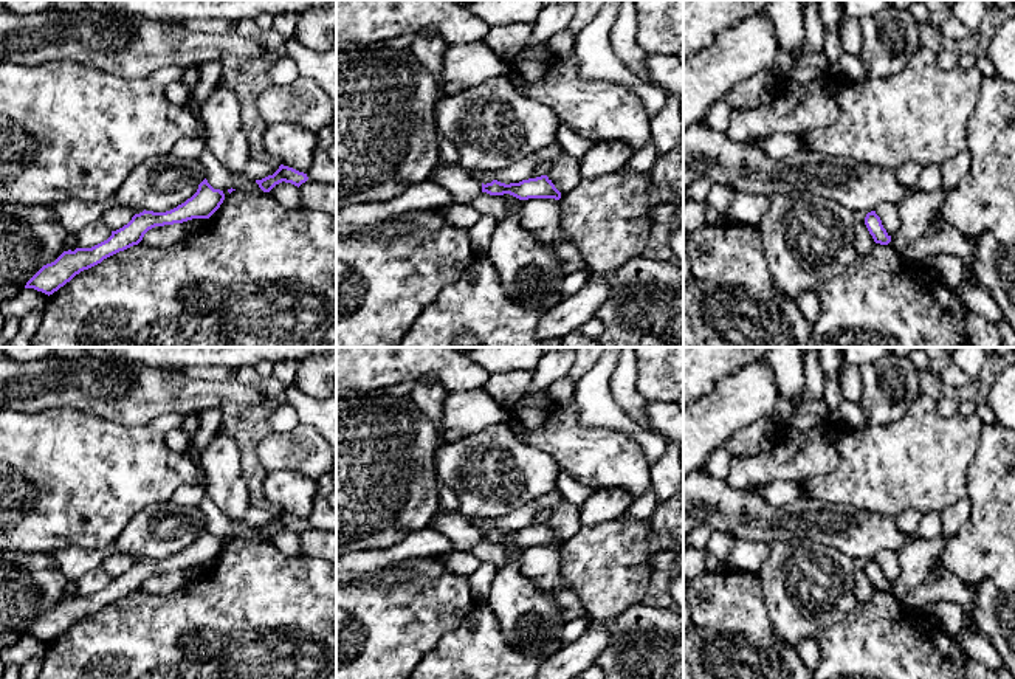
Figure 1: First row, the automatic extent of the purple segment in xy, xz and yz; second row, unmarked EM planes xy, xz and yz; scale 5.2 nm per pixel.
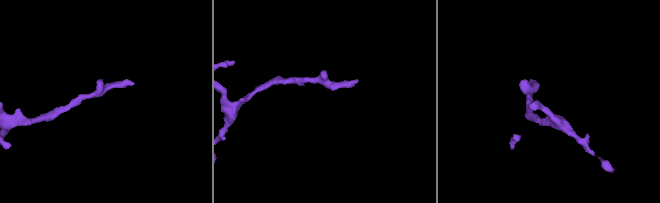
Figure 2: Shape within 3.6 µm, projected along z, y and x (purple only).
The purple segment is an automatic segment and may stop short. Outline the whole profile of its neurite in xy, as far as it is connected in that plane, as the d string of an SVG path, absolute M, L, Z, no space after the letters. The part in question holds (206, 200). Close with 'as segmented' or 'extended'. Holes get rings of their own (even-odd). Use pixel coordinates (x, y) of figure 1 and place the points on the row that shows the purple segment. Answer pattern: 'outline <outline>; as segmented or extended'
outline M205 178L197 192L184 203L166 212L143 211L135 214L122 228L112 231L112 236L91 246L64 251L54 262L43 265L25 285L45 295L53 295L76 274L88 270L104 259L138 245L144 234L155 228L183 223L192 219L209 219L223 203L225 194L214 189Z; as segmented

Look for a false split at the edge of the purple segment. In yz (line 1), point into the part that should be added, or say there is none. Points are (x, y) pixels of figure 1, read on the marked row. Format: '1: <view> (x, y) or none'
1: none

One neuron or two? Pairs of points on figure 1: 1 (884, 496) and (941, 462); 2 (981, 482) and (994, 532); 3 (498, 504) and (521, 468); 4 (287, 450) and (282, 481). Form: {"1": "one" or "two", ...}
{"1": "one", "2": "one", "3": "one", "4": "two"}

